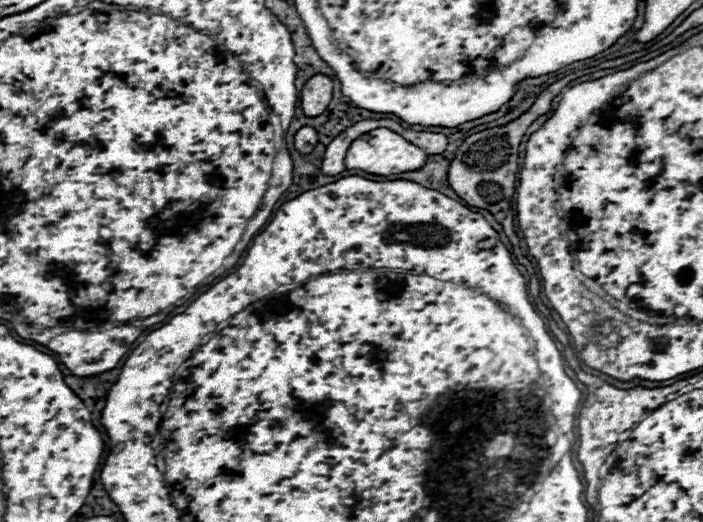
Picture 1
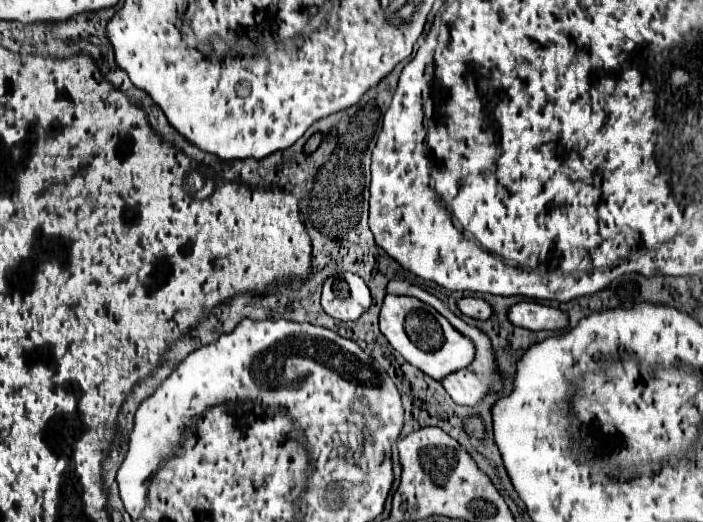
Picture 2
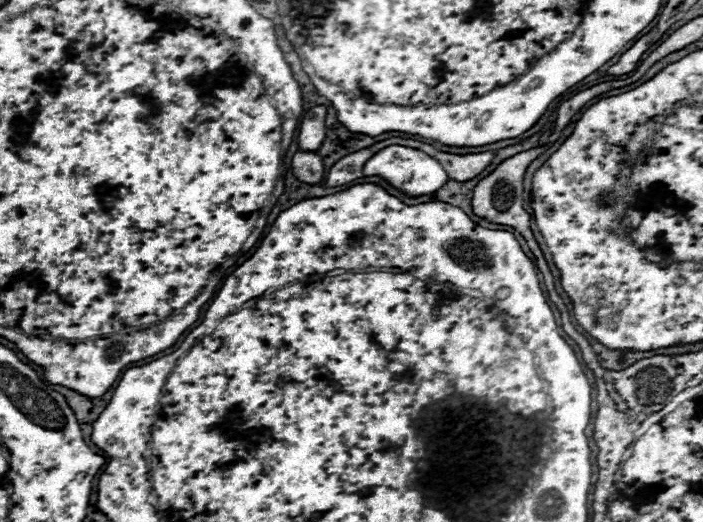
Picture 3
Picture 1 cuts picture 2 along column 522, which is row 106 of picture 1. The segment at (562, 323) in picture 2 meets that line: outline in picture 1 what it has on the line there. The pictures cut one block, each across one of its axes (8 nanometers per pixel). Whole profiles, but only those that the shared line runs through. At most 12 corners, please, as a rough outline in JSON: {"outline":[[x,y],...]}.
{"outline":[[310,78],[302,88],[302,112],[320,116],[332,100],[332,80]]}

